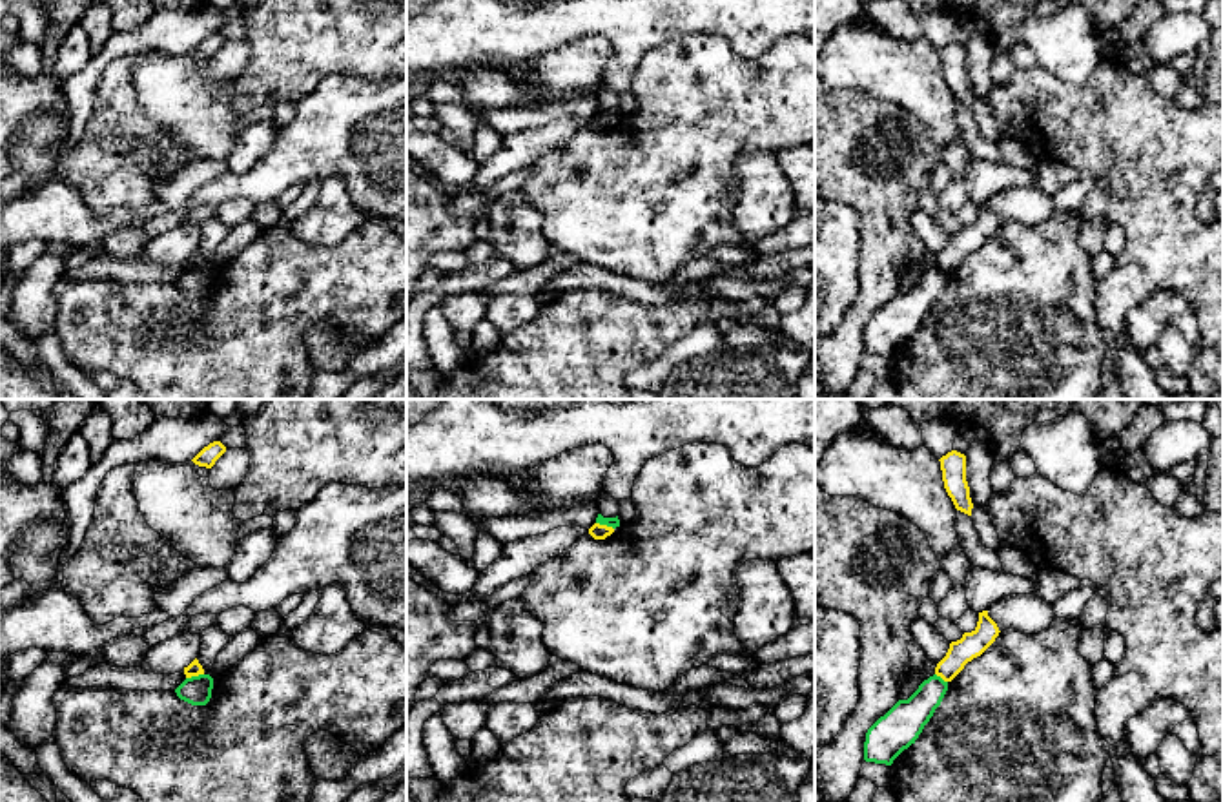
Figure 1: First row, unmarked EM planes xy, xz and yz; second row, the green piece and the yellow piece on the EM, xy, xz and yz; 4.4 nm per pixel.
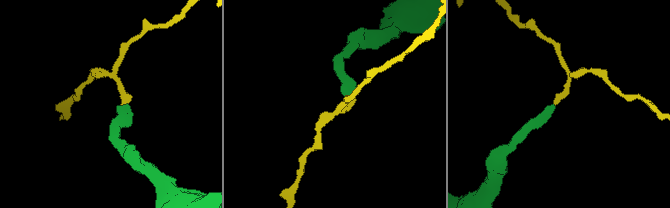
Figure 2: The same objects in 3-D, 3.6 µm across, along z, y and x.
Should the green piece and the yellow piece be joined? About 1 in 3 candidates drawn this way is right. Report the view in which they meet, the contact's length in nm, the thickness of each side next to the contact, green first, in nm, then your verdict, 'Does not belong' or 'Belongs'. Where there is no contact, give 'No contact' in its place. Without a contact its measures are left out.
Touches green in xy. Shared border 80 nm. Thickness 130 nm (green) against 60 nm. Does not belong

